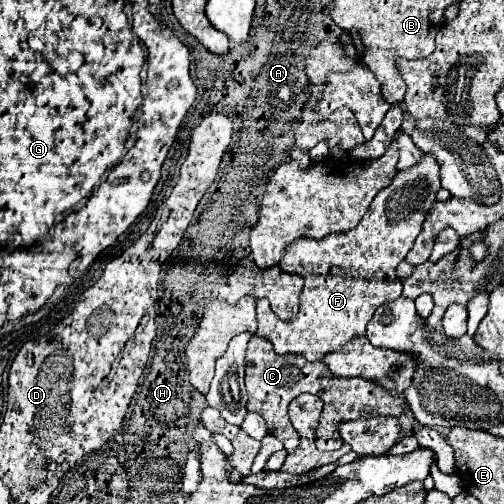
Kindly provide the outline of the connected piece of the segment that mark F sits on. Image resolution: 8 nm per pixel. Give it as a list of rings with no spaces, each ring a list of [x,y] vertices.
[[[424,154],[422,160],[404,172],[398,172],[396,178],[388,188],[384,188],[370,204],[370,210],[364,214],[364,220],[348,232],[342,234],[328,234],[322,240],[310,240],[300,238],[294,244],[284,248],[284,256],[280,260],[282,272],[294,272],[304,278],[304,290],[300,294],[300,310],[294,320],[280,320],[269,307],[266,298],[256,301],[257,330],[256,335],[272,342],[276,354],[300,354],[308,362],[322,360],[324,354],[330,350],[342,348],[346,342],[352,340],[352,336],[364,336],[366,324],[374,316],[374,310],[380,304],[386,304],[390,300],[396,300],[402,296],[402,282],[396,276],[398,264],[404,260],[408,250],[412,248],[416,236],[420,234],[422,222],[430,210],[430,206],[436,202],[436,192],[440,190],[440,176],[438,176],[438,164],[430,154]]]

